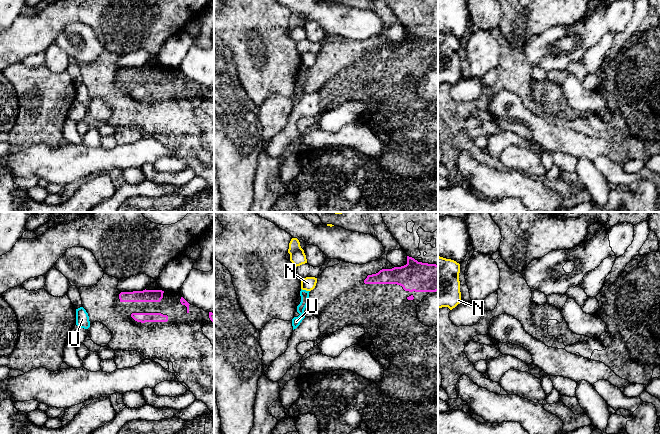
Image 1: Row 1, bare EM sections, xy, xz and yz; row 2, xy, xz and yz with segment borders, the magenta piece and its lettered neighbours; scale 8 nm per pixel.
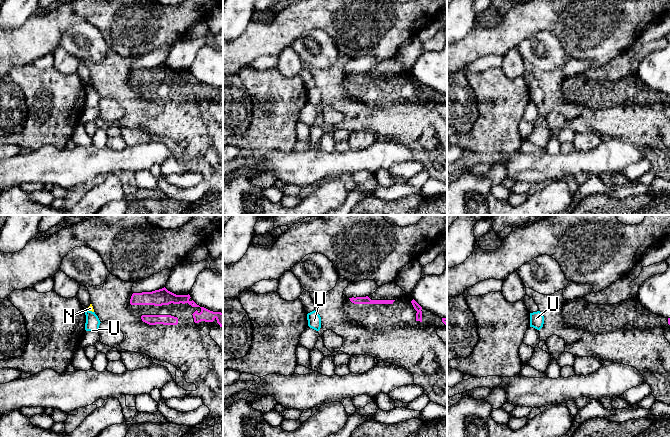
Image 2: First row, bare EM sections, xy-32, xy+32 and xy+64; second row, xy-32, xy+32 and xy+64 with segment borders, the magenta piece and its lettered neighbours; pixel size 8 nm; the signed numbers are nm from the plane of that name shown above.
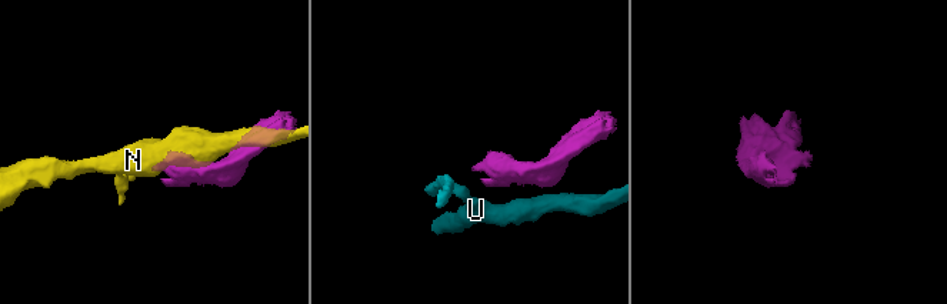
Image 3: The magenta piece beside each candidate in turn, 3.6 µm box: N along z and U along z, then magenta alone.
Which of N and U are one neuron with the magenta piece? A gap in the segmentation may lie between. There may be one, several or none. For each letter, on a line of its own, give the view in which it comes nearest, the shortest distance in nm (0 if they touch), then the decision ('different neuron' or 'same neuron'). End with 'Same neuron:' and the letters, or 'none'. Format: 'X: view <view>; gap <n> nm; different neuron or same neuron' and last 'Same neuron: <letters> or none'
N: view xz; gap 380 nm; different neuron
U: view xy; gap 280 nm; different neuron
Same neuron: none

